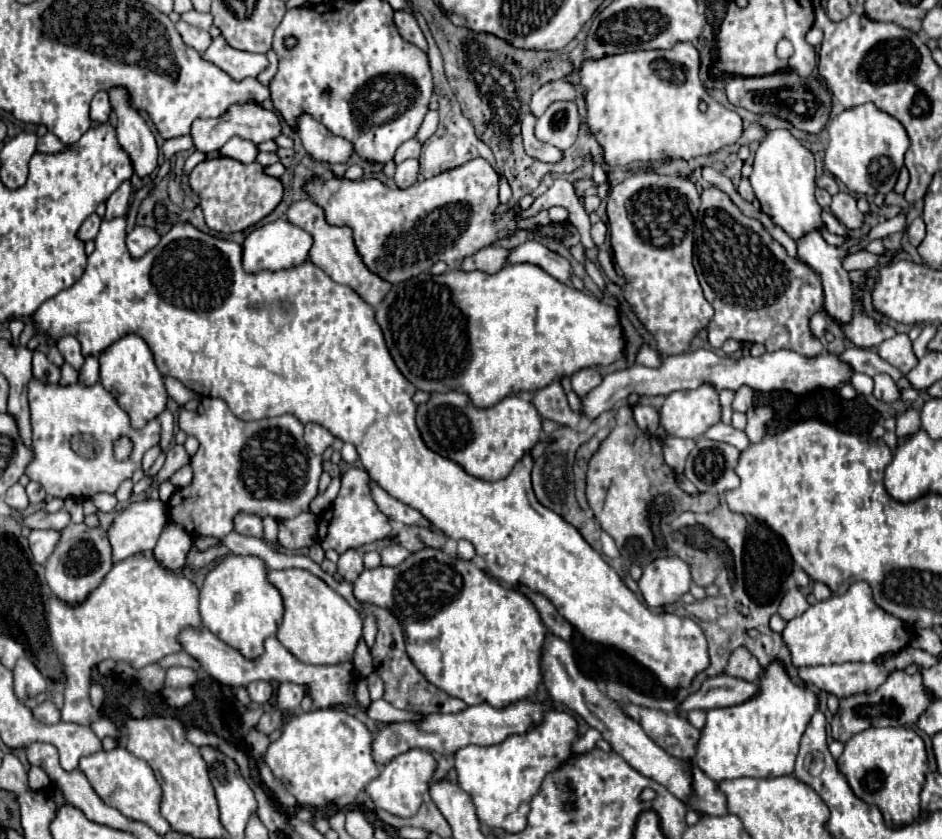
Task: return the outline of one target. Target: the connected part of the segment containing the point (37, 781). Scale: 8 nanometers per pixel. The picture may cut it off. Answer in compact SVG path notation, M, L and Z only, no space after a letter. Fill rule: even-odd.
M32 766L28 770L28 782L30 782L30 788L32 790L44 790L46 786L50 786L48 774L42 768L38 768L38 766Z

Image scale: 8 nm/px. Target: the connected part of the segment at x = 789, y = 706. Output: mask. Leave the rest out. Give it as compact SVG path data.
M772 662L764 670L758 696L740 706L714 708L706 714L706 726L700 732L694 762L714 782L742 776L788 776L794 772L800 738L816 710L816 694L810 688L796 686L784 672L782 664Z

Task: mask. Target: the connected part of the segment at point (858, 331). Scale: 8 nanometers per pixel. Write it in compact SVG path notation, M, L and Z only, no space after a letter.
M850 272L850 280L856 284L856 292L854 292L854 318L850 324L842 326L844 336L856 344L858 348L872 348L882 344L884 340L896 336L896 330L890 328L888 324L882 322L874 322L872 318L862 314L862 304L860 304L860 284L864 280L864 272Z

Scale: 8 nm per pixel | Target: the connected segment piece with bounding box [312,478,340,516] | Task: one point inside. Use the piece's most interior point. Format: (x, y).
(323, 501)

